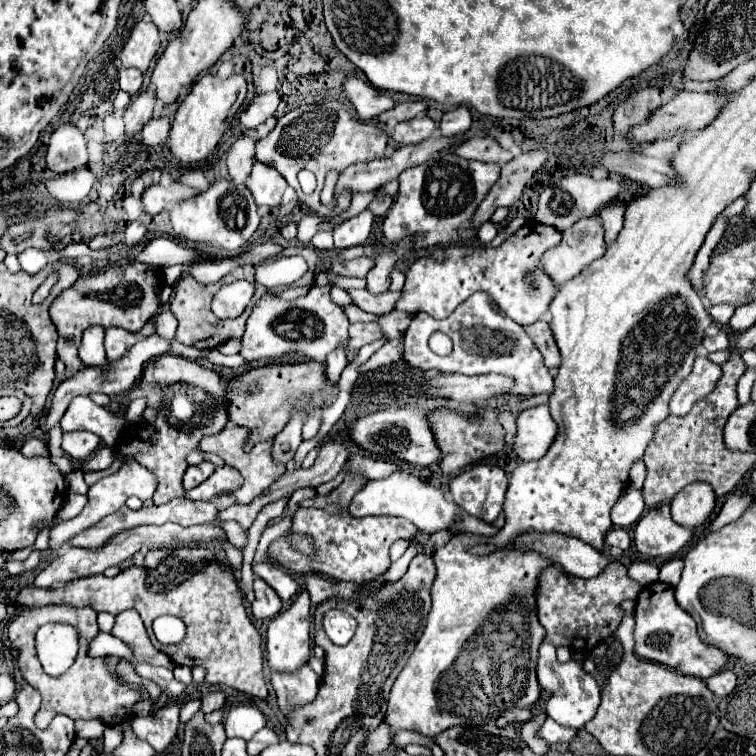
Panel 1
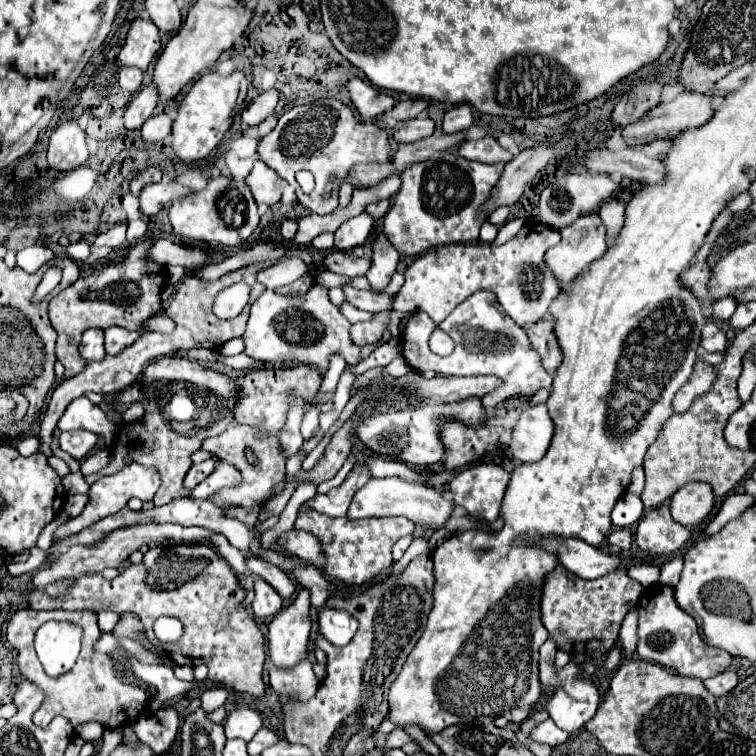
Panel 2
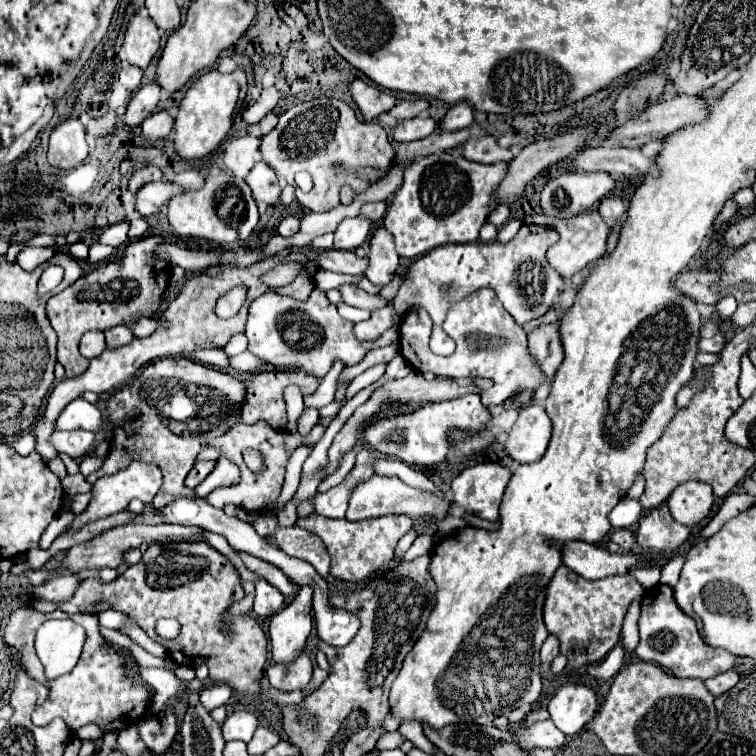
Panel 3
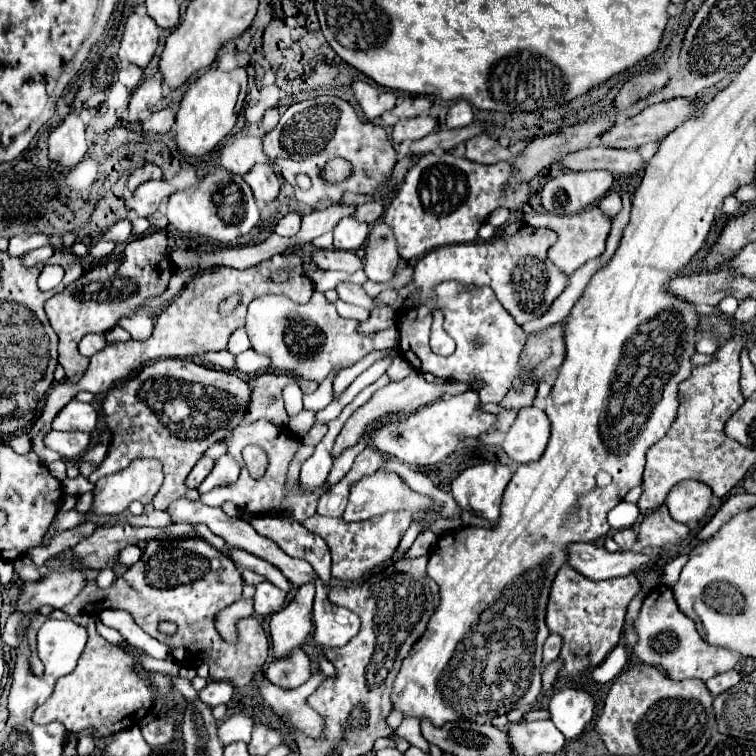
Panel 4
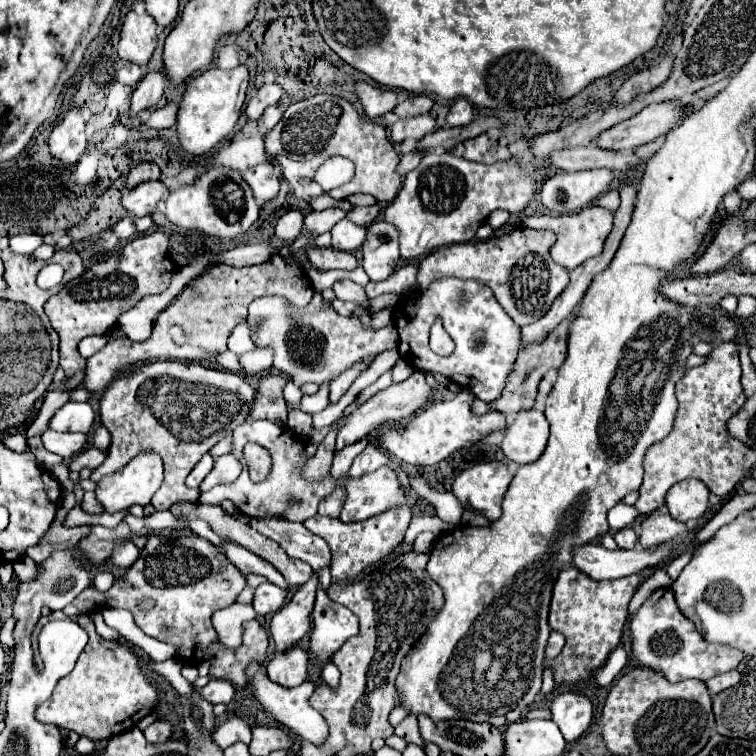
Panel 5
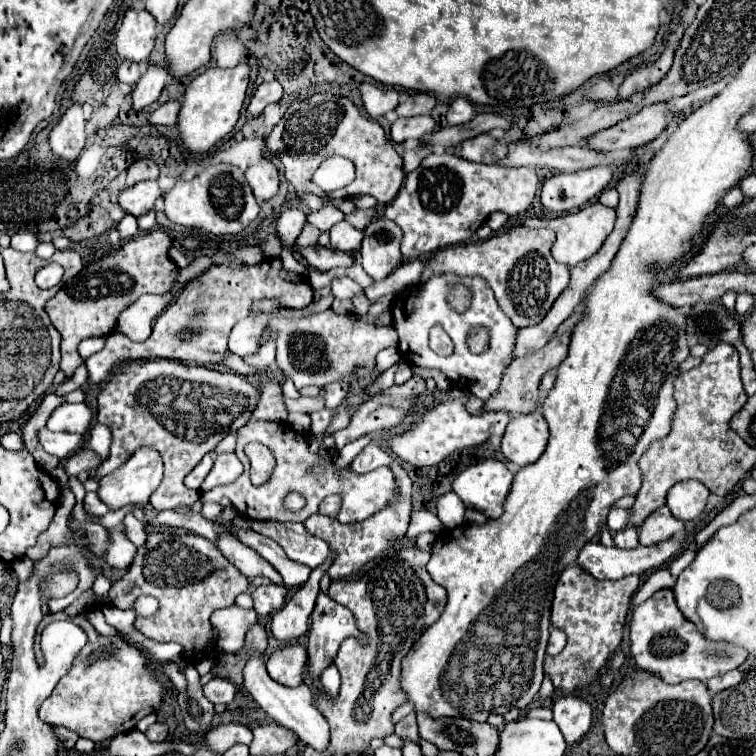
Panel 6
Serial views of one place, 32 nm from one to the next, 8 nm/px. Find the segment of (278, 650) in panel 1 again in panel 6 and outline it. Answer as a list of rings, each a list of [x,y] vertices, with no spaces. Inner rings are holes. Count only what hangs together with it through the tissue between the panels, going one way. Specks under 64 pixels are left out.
[[[330,552],[330,558],[312,570],[310,578],[306,584],[302,584],[296,594],[290,598],[290,602],[278,610],[274,616],[272,616],[272,634],[274,638],[278,640],[278,646],[288,646],[292,642],[296,642],[300,636],[304,636],[310,628],[310,614],[314,610],[314,602],[316,602],[316,596],[320,592],[318,588],[318,582],[322,578],[322,574],[330,568],[334,556]]]

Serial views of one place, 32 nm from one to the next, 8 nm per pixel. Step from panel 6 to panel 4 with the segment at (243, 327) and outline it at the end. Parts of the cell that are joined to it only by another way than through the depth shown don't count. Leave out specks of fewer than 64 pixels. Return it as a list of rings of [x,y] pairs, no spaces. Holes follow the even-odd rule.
[[[240,328],[240,330],[236,330],[232,336],[230,336],[230,340],[228,340],[228,346],[226,346],[226,350],[230,352],[230,354],[240,354],[240,352],[244,352],[244,350],[248,350],[250,348],[250,340],[248,340],[248,334],[246,334],[246,330],[244,328]]]

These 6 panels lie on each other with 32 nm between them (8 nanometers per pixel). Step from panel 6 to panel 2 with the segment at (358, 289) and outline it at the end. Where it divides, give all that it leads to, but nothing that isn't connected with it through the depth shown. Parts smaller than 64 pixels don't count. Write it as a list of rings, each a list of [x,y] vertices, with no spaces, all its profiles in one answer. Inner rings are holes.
[[[344,286],[344,294],[346,294],[346,298],[352,306],[356,306],[360,310],[366,310],[366,312],[372,312],[372,314],[392,310],[392,302],[394,302],[394,296],[390,296],[390,294],[356,290],[352,286]]]

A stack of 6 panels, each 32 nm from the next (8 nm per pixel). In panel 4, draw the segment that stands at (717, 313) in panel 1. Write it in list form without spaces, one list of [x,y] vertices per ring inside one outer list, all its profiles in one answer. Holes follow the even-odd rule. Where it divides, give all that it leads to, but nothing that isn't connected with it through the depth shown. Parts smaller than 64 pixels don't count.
[[[726,296],[726,298],[718,304],[718,310],[720,310],[720,314],[724,314],[724,316],[732,316],[732,314],[736,312],[736,308],[738,308],[738,300],[736,300],[734,296]]]

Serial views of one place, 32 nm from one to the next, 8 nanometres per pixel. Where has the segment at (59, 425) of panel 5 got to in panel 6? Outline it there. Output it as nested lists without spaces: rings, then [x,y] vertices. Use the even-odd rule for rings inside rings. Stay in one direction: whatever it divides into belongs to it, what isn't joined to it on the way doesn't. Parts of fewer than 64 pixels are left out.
[[[64,402],[56,412],[52,412],[48,420],[48,428],[52,432],[80,432],[86,434],[90,430],[92,410],[88,404],[68,404]]]

